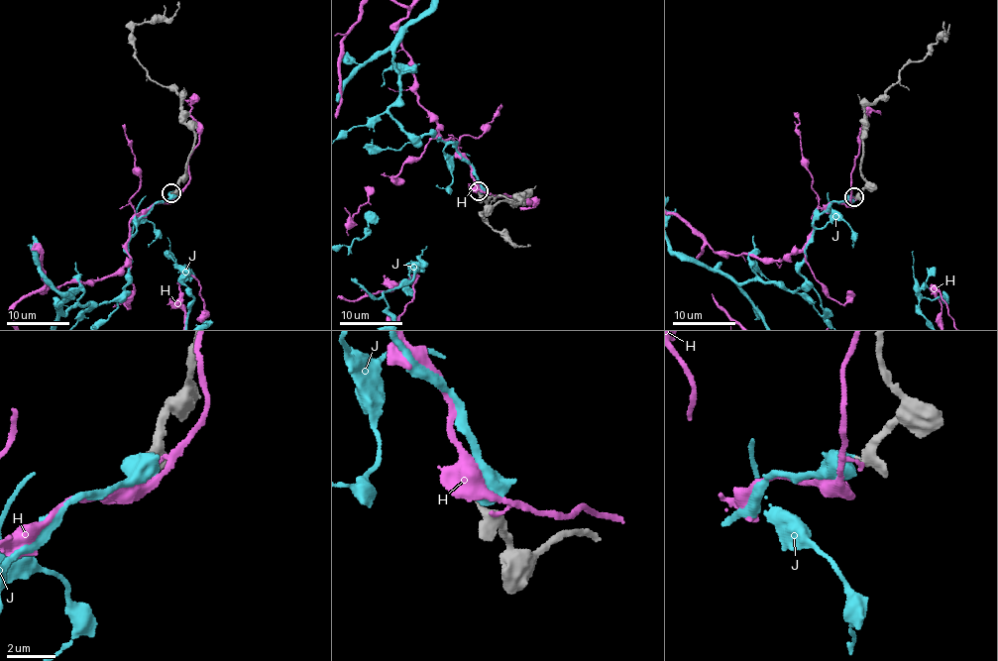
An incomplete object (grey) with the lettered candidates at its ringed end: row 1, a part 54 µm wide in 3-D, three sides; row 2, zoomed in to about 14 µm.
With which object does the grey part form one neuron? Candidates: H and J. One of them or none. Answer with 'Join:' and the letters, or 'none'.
Join: J

